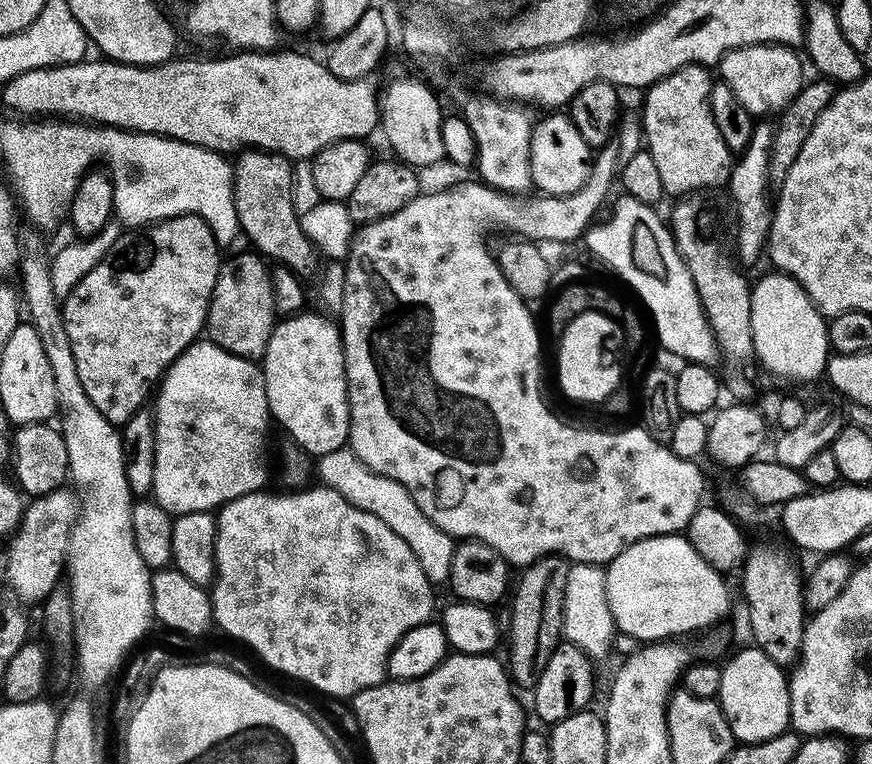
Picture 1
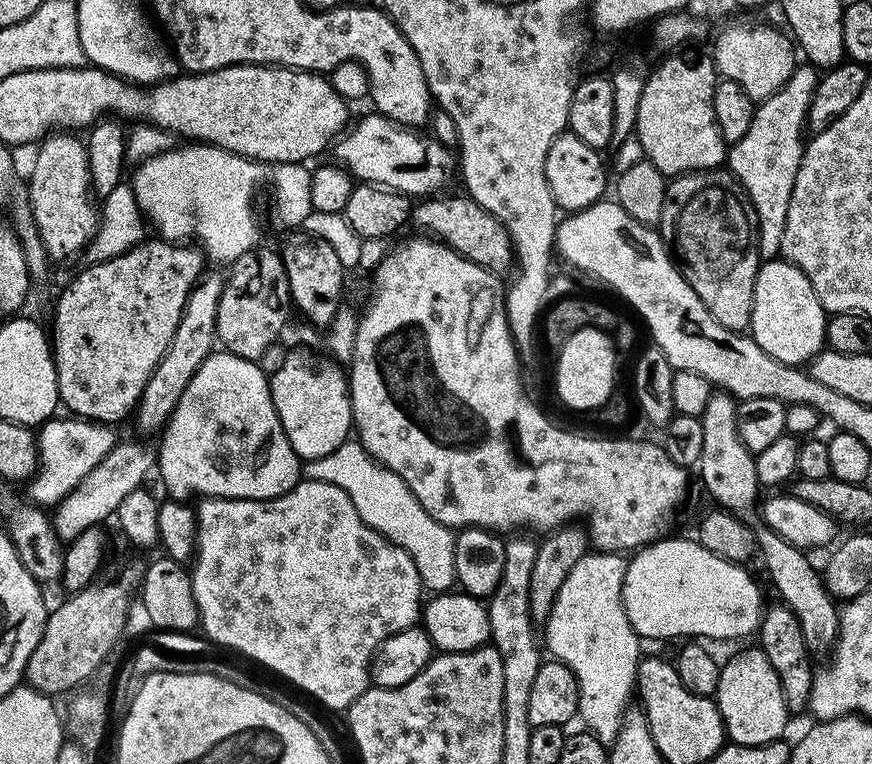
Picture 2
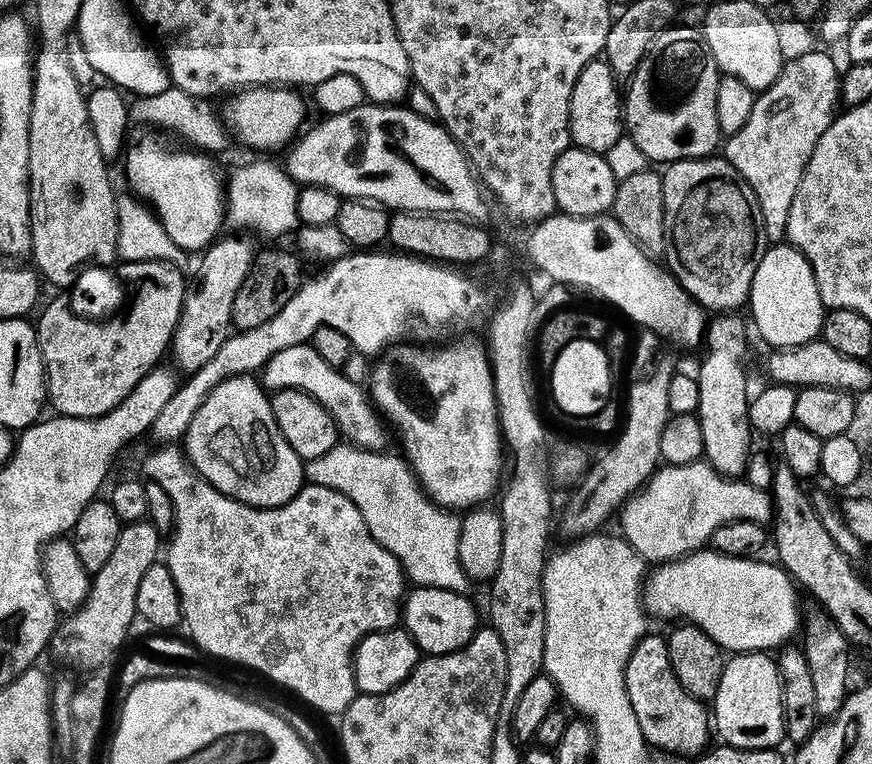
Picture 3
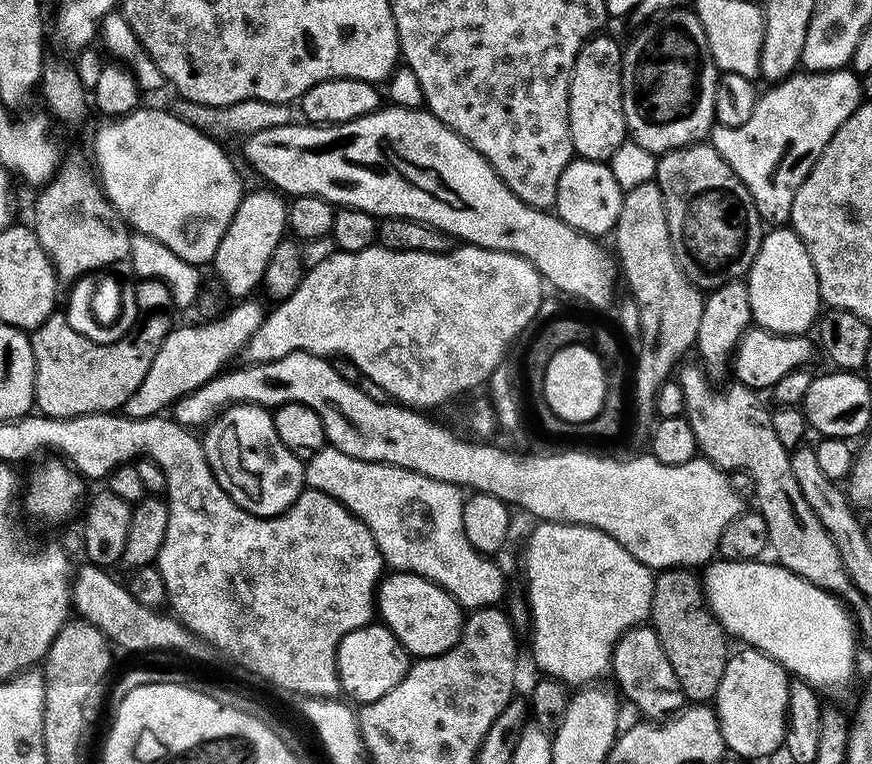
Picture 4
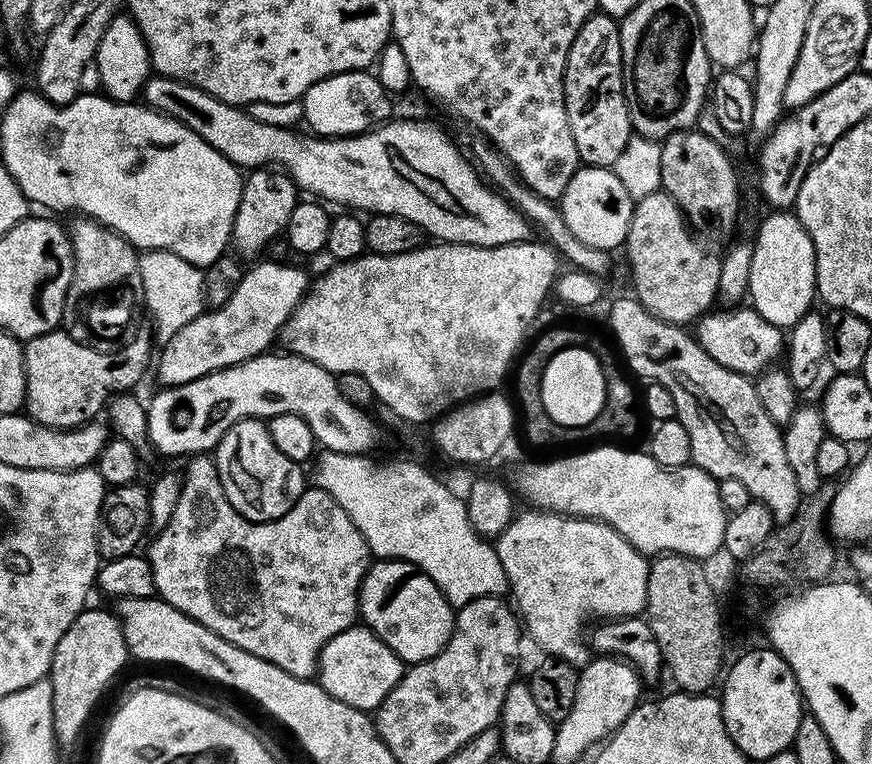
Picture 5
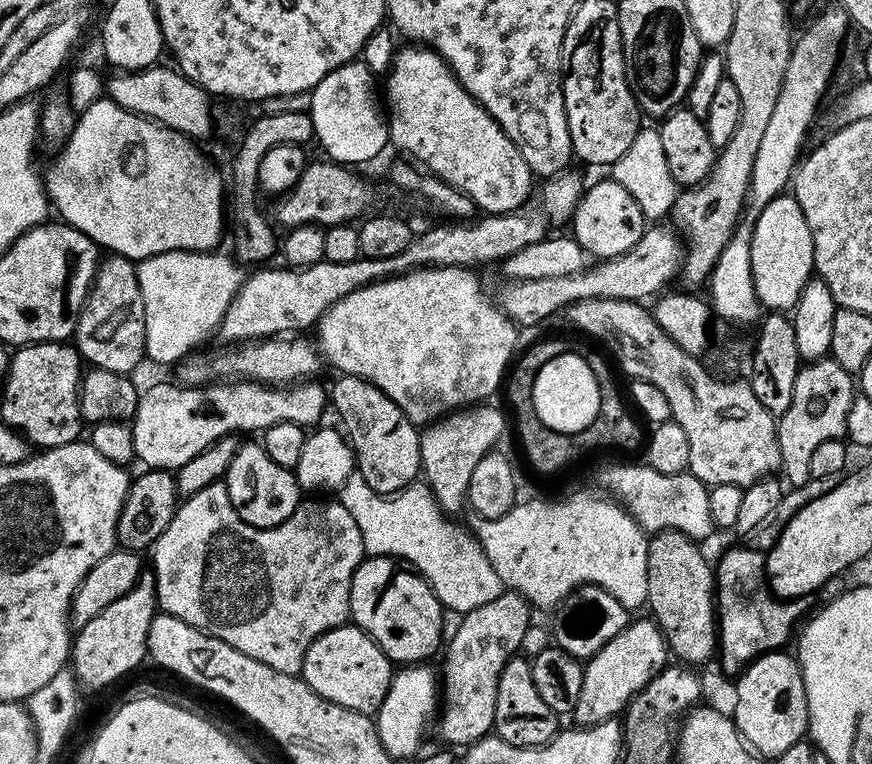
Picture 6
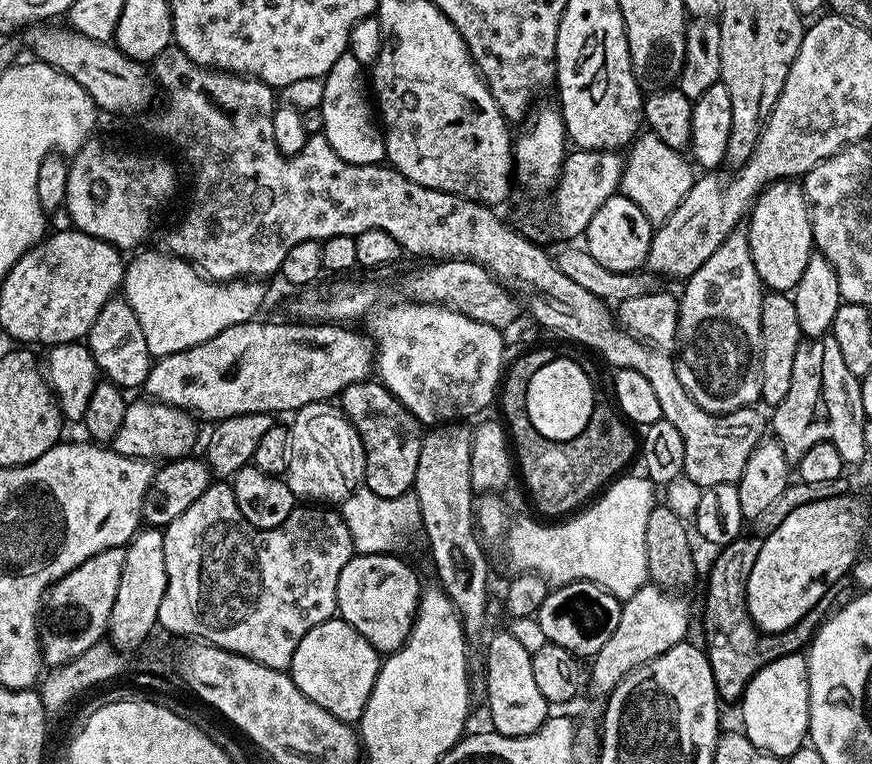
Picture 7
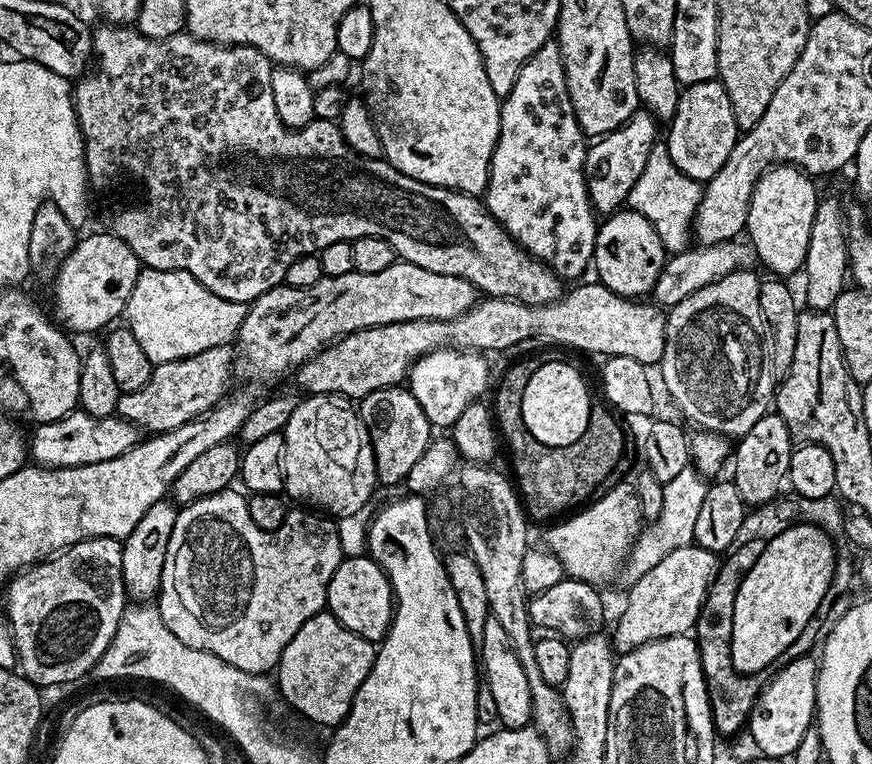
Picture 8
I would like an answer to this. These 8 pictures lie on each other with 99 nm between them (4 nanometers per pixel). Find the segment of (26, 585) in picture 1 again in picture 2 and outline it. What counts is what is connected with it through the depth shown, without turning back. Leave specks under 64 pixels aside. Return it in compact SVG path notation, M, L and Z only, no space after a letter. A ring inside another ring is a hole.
M136 440L117 443L110 454L69 496L65 496L54 508L54 525L61 541L72 541L88 527L103 525L104 519L115 517L118 506L130 490L138 490L145 483L148 471L155 469L158 456L155 451L143 448Z

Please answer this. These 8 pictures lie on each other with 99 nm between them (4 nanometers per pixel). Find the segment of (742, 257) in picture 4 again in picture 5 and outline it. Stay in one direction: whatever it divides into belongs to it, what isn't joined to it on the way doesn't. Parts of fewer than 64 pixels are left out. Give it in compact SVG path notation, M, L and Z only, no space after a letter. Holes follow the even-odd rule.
M698 130L675 132L660 144L662 154L661 189L674 198L674 202L684 212L684 218L697 233L717 232L724 236L727 232L735 233L736 219L740 216L740 184L736 181L736 172L732 169L732 160L720 149L720 140L711 140Z

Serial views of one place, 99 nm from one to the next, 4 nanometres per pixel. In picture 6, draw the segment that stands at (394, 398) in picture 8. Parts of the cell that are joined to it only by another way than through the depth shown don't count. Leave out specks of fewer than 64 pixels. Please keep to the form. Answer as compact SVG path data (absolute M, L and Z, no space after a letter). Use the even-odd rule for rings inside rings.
M341 375L338 382L330 386L329 403L332 404L342 420L343 429L352 445L356 458L356 470L363 481L376 493L392 495L400 492L406 485L413 483L421 471L420 435L417 425L405 414L394 401L378 390L376 386L360 376Z

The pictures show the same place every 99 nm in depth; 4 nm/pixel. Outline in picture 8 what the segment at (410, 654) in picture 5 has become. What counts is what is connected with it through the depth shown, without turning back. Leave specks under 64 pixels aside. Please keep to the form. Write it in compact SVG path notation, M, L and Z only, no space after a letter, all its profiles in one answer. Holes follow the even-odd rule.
M367 554L341 559L338 570L334 570L334 578L330 578L326 608L338 622L342 622L342 626L346 626L354 634L379 642L392 625L392 583L388 581L388 575L380 569L380 565Z

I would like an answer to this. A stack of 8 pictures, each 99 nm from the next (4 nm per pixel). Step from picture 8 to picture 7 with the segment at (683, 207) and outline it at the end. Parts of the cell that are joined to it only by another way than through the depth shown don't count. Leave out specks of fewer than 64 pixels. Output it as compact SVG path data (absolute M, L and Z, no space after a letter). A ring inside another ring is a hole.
M645 131L637 135L627 149L620 192L630 198L630 202L634 202L634 206L638 206L638 210L642 210L642 214L646 214L653 225L659 226L670 218L670 214L674 214L674 210L680 207L682 198L686 198L692 188L694 171L691 167L693 165L683 151L666 146L662 138Z

